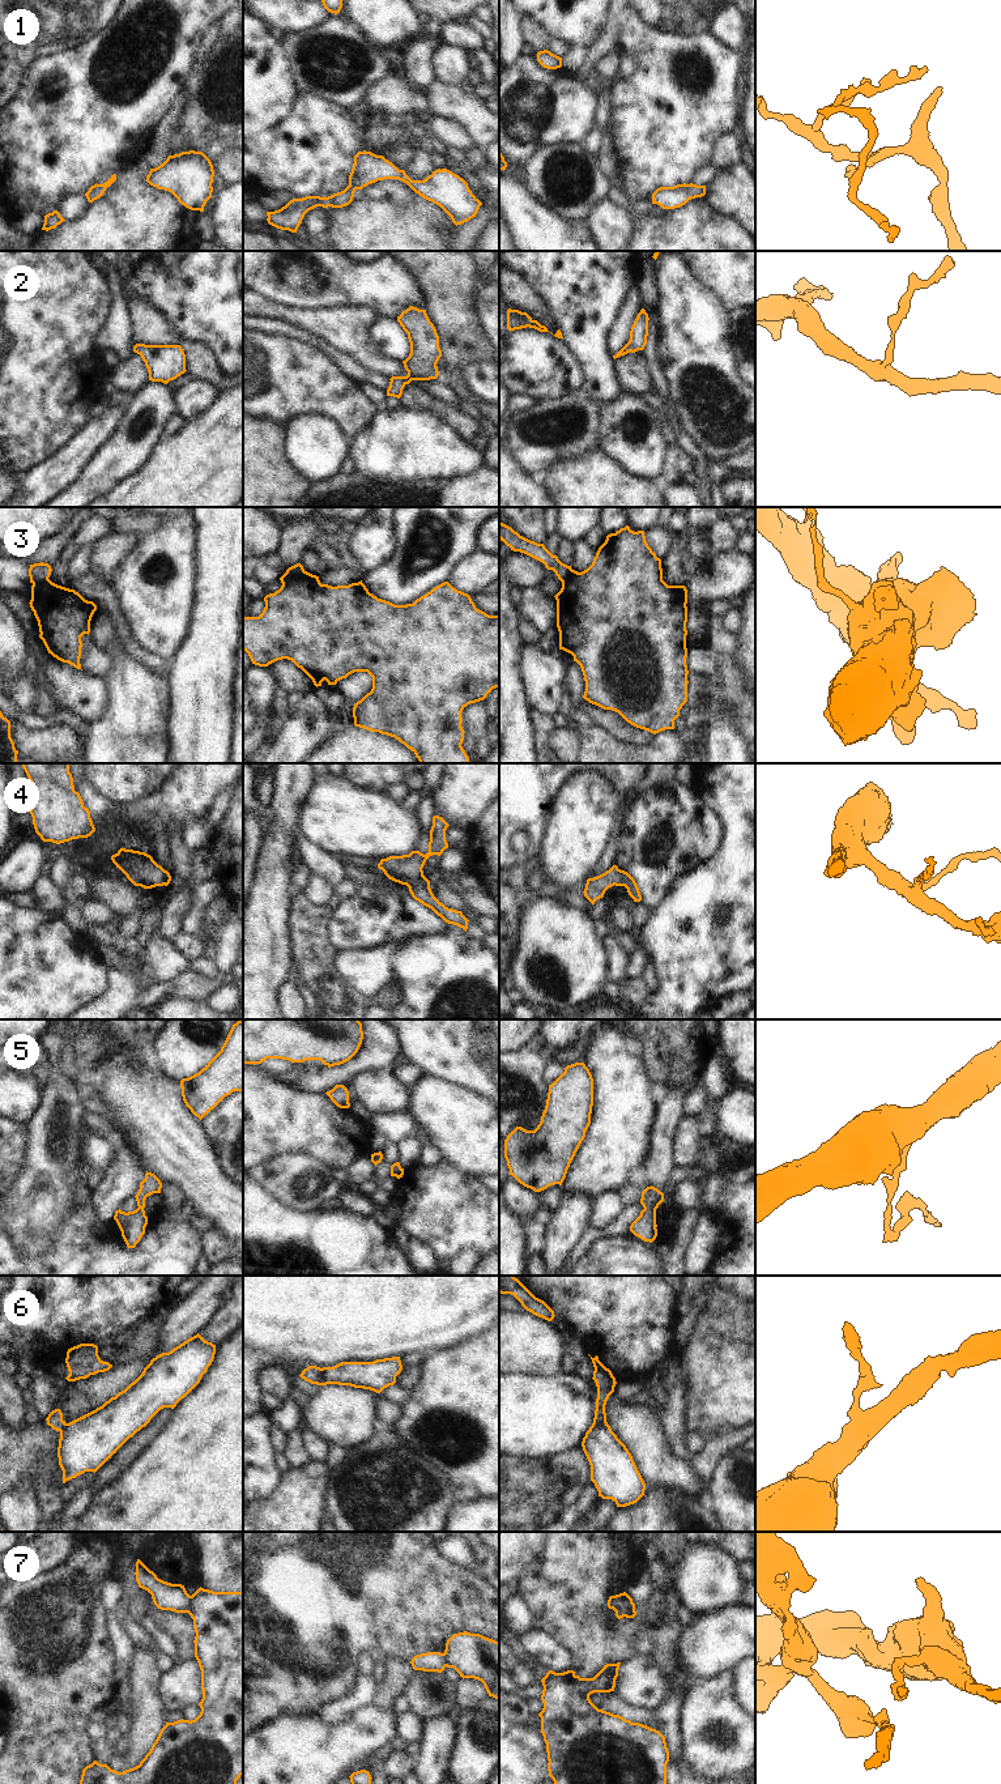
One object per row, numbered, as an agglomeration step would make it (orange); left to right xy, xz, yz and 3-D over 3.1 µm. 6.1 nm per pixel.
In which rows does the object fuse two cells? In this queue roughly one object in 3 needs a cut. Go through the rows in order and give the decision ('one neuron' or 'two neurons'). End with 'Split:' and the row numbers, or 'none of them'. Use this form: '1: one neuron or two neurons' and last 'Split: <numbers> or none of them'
1: one neuron
2: one neuron
3: two neurons
4: one neuron
5: one neuron
6: two neurons
7: two neurons
Split: 3, 6, 7

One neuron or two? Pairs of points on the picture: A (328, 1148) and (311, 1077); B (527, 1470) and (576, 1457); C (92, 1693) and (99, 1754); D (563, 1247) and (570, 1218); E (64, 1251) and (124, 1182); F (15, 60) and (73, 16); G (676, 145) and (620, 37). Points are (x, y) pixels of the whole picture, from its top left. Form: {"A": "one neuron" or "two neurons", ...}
{"A": "two neurons", "B": "one neuron", "C": "two neurons", "D": "one neuron", "E": "two neurons", "F": "one neuron", "G": "one neuron"}

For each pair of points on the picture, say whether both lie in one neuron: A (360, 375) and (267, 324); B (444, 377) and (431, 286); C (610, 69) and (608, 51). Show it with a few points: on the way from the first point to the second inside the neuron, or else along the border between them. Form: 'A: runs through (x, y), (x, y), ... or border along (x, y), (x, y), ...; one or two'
A: runs through (336, 357), (315, 341), (290, 331); one
B: runs through (455, 354), (455, 322), (450, 309); one
C: runs through (608, 66), (608, 55); one

